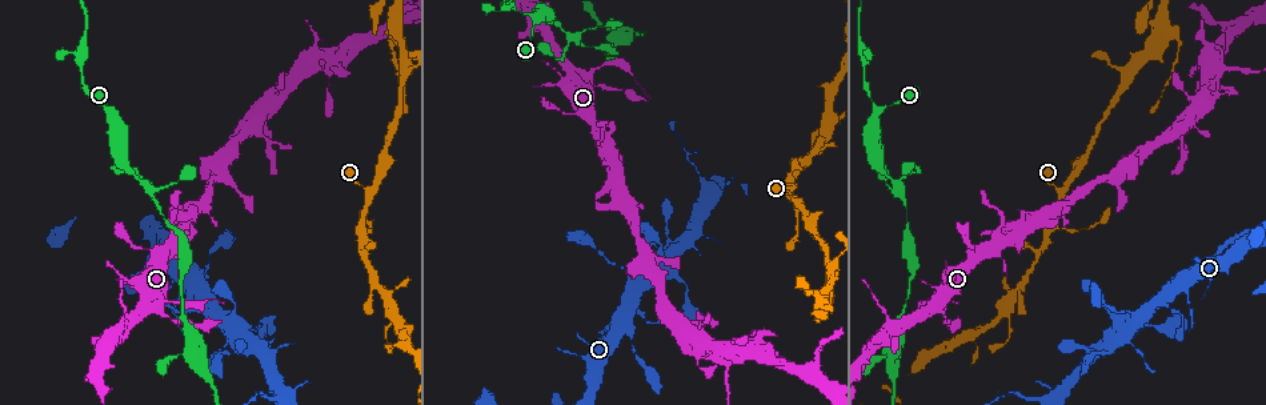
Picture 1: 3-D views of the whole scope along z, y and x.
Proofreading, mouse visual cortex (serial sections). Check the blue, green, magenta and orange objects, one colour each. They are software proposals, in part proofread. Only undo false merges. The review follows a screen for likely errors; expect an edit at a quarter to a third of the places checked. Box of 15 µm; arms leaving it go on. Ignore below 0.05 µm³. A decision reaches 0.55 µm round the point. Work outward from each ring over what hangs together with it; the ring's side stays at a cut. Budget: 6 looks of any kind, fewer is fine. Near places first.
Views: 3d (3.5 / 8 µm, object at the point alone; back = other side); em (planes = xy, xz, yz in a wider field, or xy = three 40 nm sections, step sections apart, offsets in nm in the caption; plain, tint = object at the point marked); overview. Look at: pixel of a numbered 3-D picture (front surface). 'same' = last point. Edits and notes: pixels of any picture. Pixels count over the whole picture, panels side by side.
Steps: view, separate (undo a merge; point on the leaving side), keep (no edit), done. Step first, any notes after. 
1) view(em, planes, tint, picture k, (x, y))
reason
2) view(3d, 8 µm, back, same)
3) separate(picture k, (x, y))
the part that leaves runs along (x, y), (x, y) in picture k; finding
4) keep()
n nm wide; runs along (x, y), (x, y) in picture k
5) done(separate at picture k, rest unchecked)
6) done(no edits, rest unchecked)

view(3d, 3.5 µm, picture 1, (1211, 90))
arms run side by side

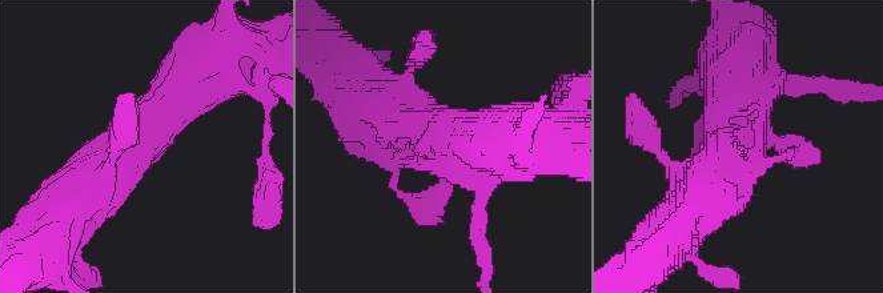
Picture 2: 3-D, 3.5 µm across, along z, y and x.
view(em, xy, step 2, tint, picture 2, (442, 130))
shape alone is not enough

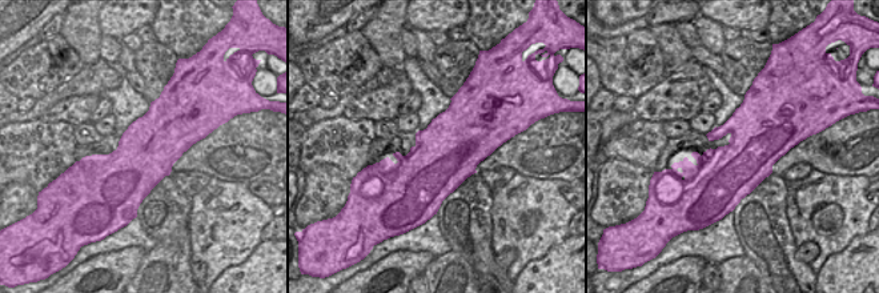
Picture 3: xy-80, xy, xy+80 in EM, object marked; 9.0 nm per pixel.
keep()
runs along (72, 199), (109, 173), (204, 76) in picture 2; all the same cell

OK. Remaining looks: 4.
view(3d, 8 µm, picture 1, (366, 192))
sharp bend

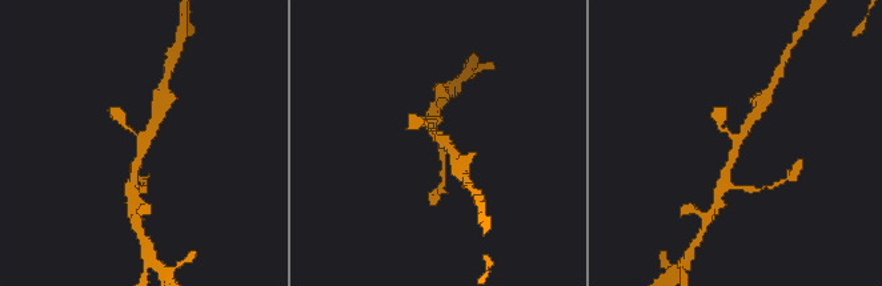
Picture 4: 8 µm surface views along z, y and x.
view(em, xy, step 3, tint, picture 4, (142, 139))
3 arms; arms of 200, 200, 300 nm

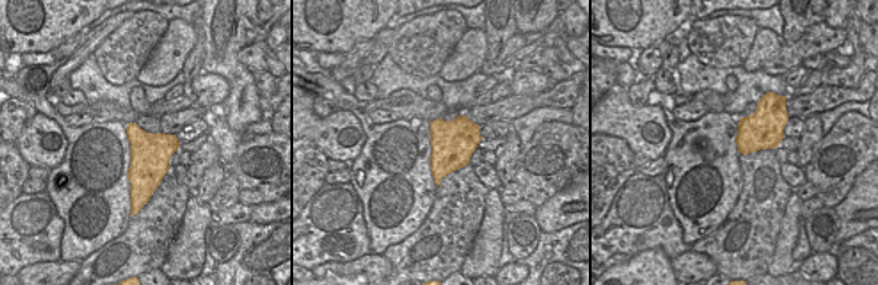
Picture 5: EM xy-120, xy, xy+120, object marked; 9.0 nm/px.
keep()
runs along (417, 123), (427, 124), (457, 158) in picture 4; continuous, no second cell

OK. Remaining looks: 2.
view(3d, 3.5 µm, picture 1, (819, 321))
thick turns thin

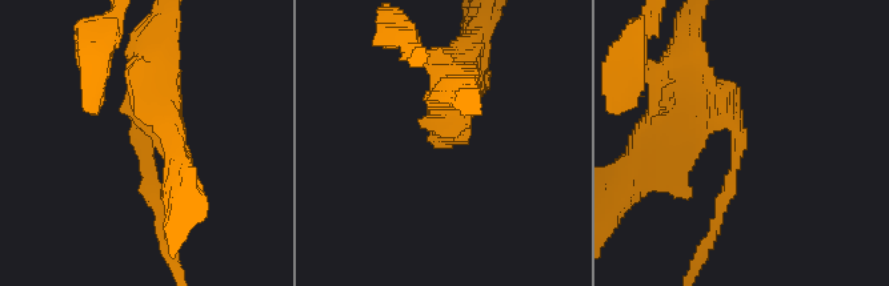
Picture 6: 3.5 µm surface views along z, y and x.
view(em, xy, step 2, tint, picture 6, (441, 139))
shape alone is not enough

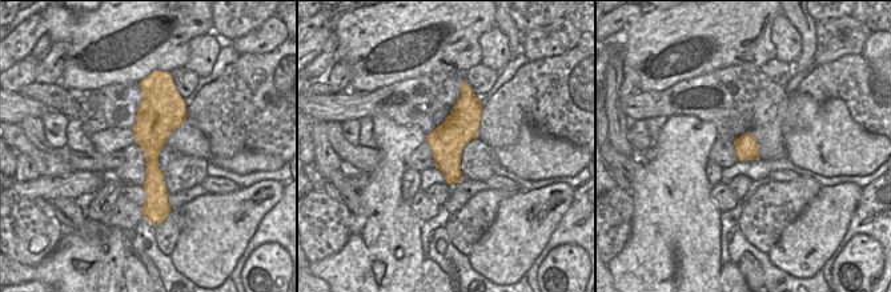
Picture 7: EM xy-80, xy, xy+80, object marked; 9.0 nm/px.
separate(picture 6, (723, 198))
arms of 200, 350 nm; two cells meet here

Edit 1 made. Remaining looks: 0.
done(separate at picture 6, rest unchecked)

